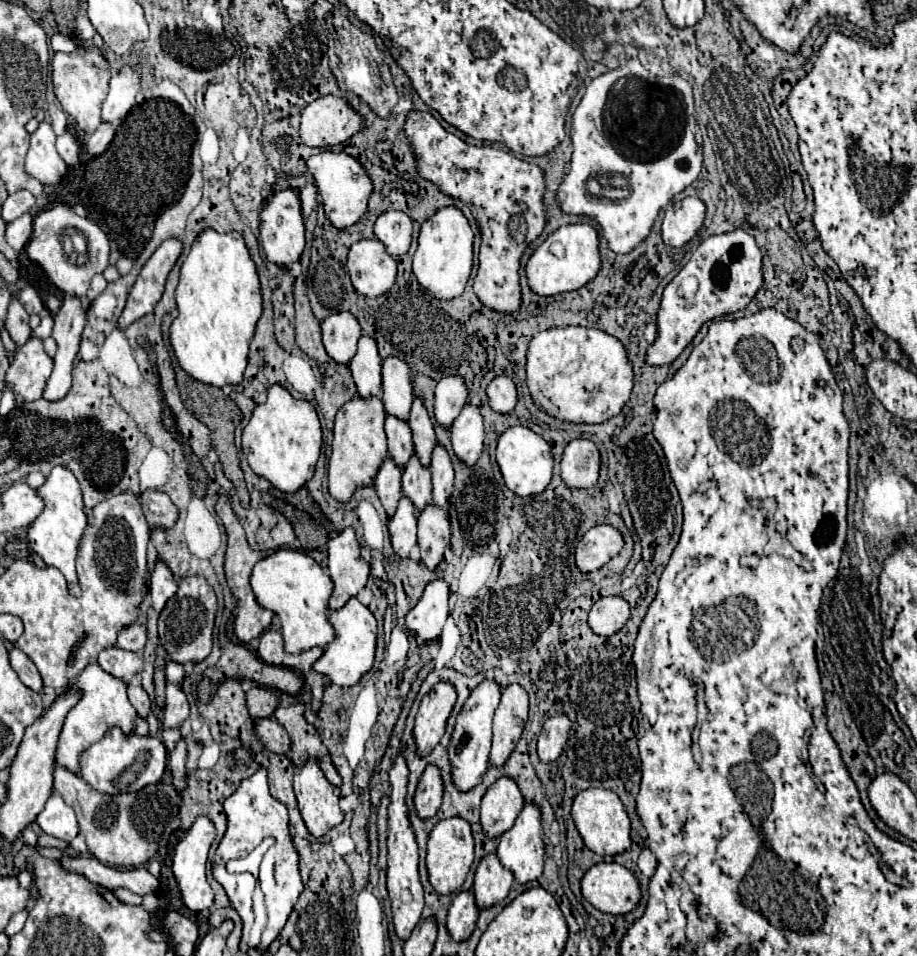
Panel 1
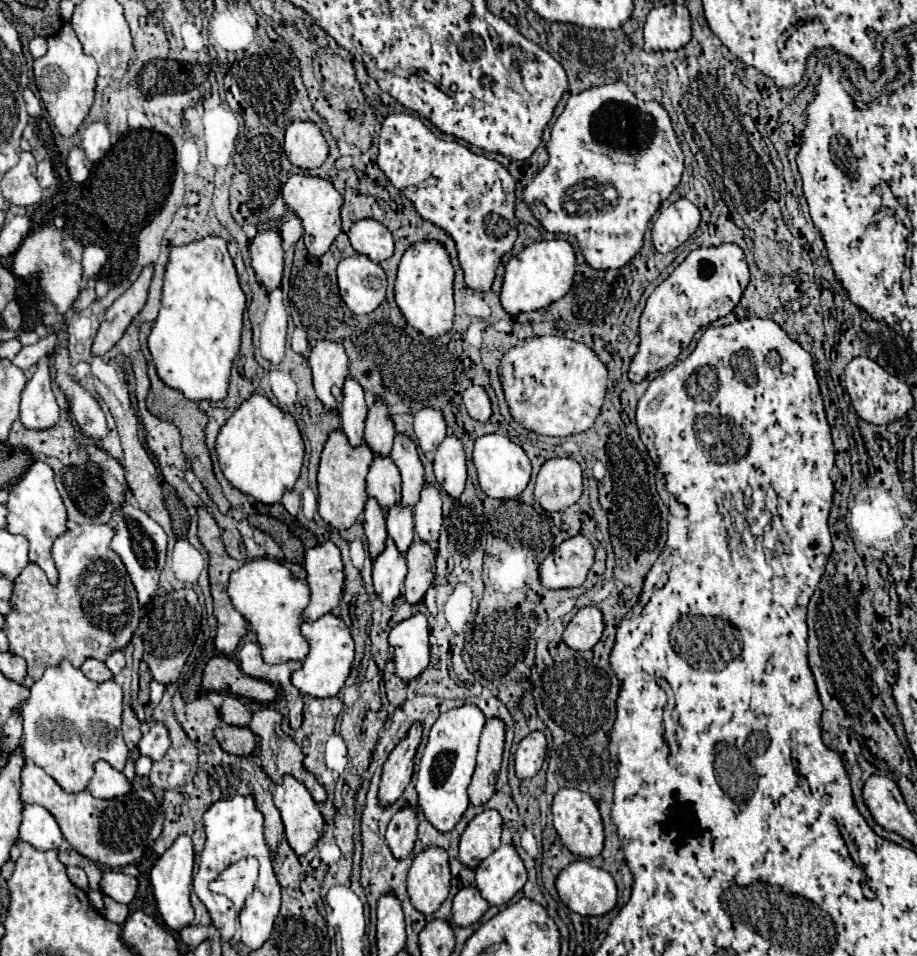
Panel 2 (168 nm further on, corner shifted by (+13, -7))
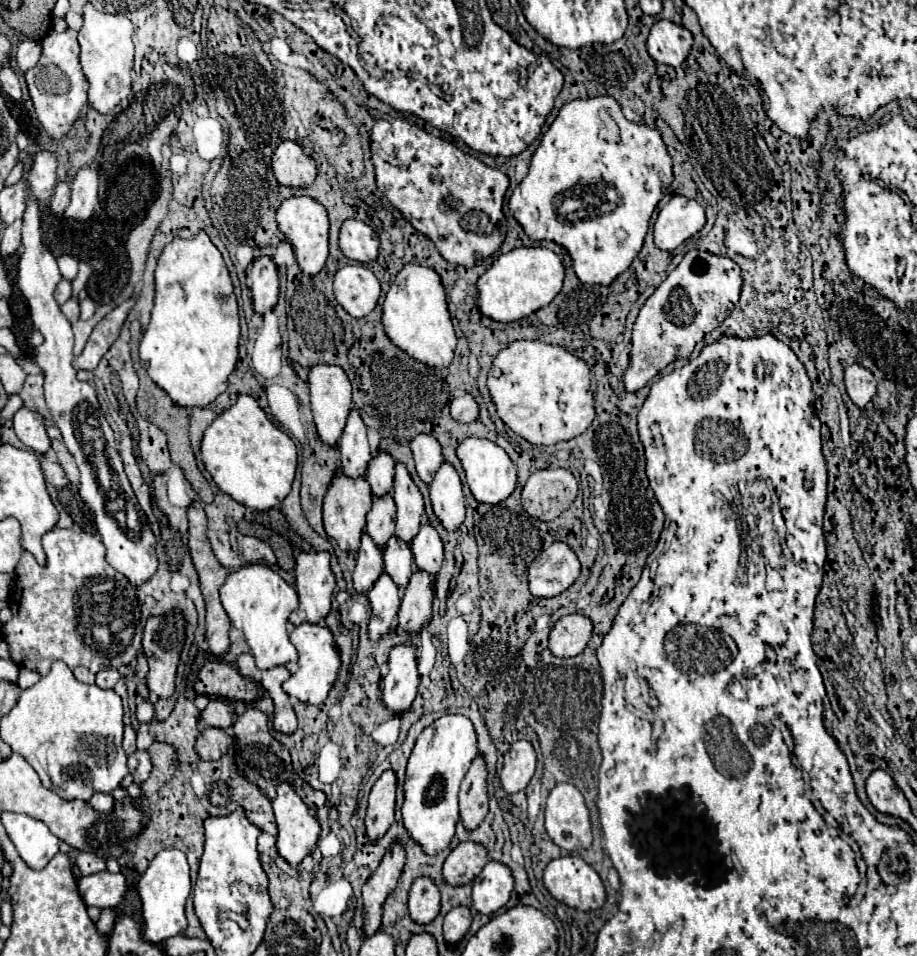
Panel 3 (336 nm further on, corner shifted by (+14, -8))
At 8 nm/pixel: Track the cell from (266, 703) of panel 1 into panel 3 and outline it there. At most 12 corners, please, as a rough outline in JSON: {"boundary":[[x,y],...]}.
{"boundary":[[212,699],[200,713],[202,725],[230,729],[234,707]]}

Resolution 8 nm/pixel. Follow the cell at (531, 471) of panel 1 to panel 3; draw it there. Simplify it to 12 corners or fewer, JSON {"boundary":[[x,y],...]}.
{"boundary":[[490,439],[458,445],[476,501],[496,505],[514,493],[518,469]]}

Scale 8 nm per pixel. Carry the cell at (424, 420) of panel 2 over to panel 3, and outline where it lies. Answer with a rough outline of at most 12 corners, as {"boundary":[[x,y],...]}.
{"boundary":[[428,433],[410,441],[416,471],[430,485],[442,463],[442,449]]}

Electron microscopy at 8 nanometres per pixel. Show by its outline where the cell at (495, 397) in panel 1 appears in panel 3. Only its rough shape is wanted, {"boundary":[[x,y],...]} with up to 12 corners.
{"boundary":[[470,393],[452,399],[450,415],[460,423],[478,421],[480,407]]}

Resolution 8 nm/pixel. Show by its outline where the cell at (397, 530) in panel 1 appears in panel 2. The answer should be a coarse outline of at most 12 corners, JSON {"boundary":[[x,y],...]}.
{"boundary":[[387,538],[373,562],[373,588],[383,604],[401,596],[405,558]]}

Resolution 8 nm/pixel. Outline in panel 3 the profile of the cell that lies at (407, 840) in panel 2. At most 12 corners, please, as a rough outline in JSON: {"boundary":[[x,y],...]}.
{"boundary":[[394,841],[362,887],[364,937],[378,931],[382,903],[406,861]]}

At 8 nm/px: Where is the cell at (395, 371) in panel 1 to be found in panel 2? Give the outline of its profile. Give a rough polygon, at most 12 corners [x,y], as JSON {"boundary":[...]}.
{"boundary":[[377,400],[365,422],[365,444],[389,456],[395,428]]}

